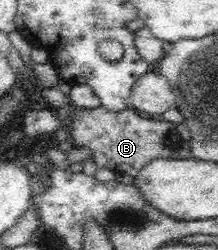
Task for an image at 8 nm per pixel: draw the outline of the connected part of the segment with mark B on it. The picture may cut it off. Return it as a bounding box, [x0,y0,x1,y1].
[70,106,194,177]

